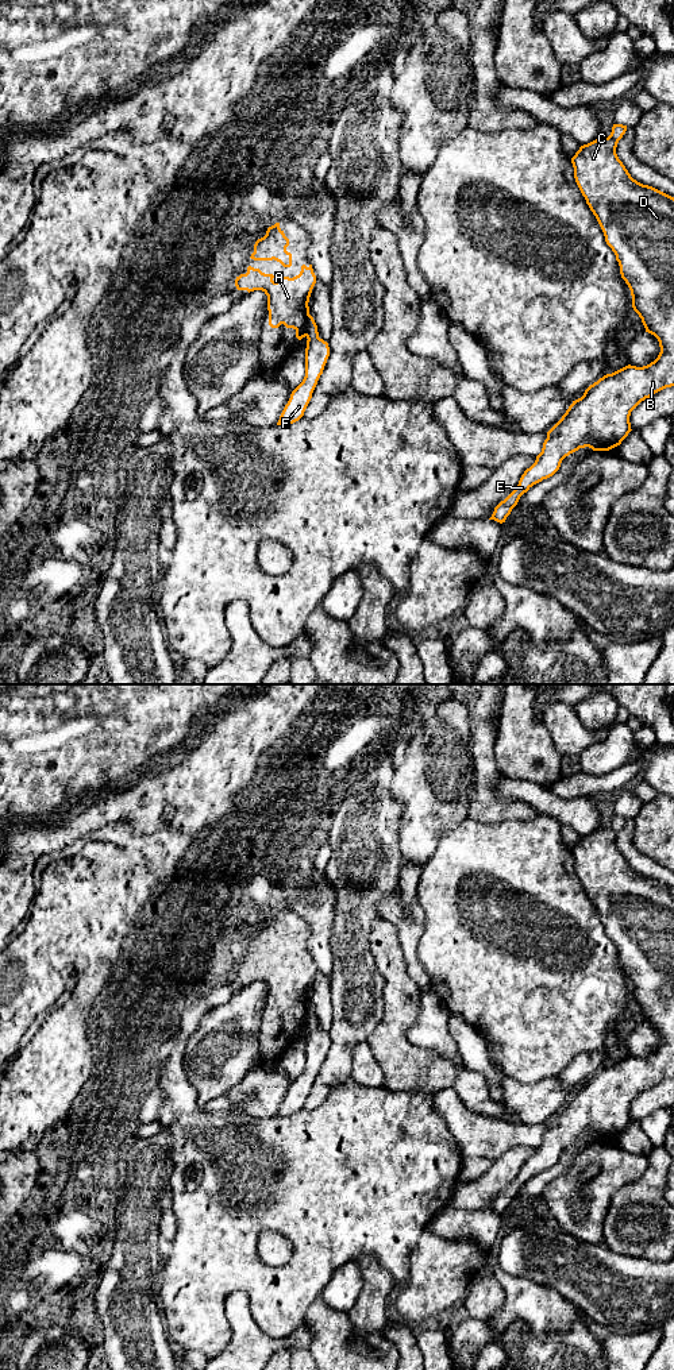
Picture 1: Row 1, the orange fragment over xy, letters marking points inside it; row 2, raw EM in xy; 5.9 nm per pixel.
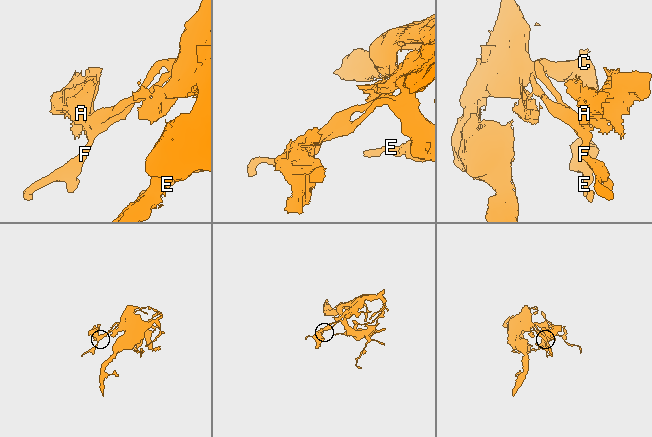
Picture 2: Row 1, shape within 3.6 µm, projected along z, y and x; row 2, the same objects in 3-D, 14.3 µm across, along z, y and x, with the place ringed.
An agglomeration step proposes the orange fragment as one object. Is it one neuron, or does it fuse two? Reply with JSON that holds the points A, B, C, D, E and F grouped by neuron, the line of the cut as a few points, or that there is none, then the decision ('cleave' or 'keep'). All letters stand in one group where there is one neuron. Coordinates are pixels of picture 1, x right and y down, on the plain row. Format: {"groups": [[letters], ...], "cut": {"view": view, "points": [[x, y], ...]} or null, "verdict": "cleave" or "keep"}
{"groups": [["A"], ["B", "C", "D", "E", "F"]], "cut": {"view": "xy", "points": [[308, 1003], [304, 1026]]}, "verdict": "cleave"}

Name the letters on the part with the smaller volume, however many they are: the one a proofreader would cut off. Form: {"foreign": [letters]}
{"foreign": ["A"]}

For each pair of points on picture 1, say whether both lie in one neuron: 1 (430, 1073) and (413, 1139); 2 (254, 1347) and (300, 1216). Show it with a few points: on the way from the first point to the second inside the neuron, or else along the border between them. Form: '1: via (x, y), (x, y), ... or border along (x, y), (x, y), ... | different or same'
1: border along (393, 1089), (418, 1089), (431, 1096) | different
2: border along (247, 1300), (254, 1323), (266, 1335), (291, 1334) | different

